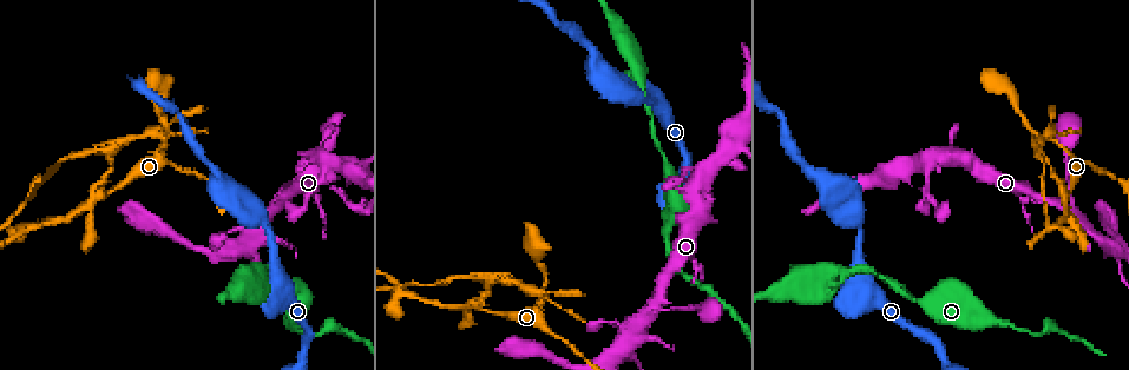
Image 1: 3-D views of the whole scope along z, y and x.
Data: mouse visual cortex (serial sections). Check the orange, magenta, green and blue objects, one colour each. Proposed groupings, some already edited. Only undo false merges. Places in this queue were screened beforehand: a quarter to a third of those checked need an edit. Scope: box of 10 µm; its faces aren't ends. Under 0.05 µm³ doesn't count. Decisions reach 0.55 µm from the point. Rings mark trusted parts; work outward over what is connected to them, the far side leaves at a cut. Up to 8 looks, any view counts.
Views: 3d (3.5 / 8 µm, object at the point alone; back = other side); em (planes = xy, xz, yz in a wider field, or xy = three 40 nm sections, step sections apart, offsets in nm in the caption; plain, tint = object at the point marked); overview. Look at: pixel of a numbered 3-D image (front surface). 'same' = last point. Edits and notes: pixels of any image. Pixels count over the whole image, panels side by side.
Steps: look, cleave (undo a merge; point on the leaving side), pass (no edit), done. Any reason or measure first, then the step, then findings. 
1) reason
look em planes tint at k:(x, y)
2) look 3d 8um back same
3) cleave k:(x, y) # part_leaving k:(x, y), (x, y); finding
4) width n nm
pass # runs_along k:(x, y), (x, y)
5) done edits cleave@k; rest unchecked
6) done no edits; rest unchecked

thick turns thin
look 3d 3.5um at 1:(994, 322)

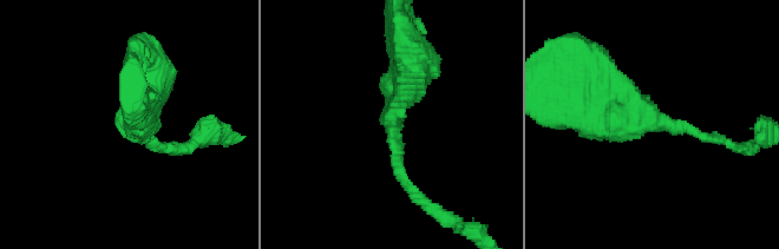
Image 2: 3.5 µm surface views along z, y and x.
arm_widths 150, 450 nm; now the EM
look em planes tint at 2:(659, 122)

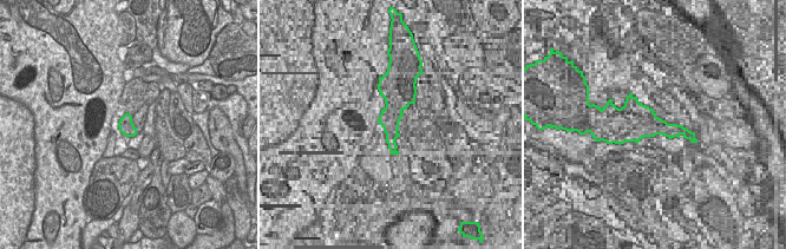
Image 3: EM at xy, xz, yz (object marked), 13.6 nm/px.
pass # runs_along 2:(570, 103), (725, 138); all the same cell

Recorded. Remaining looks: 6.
four arms meet
look 3d 8um at 1:(271, 211)

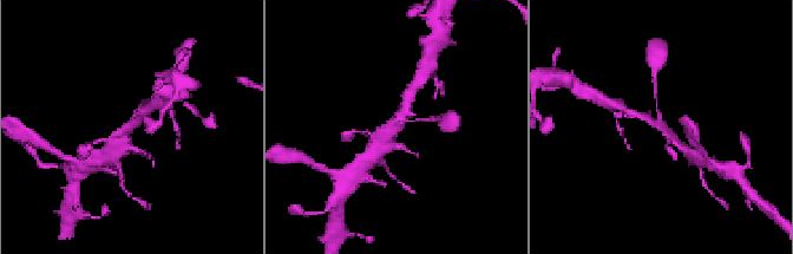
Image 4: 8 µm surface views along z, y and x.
zoom in
look 3d 3.5um back same

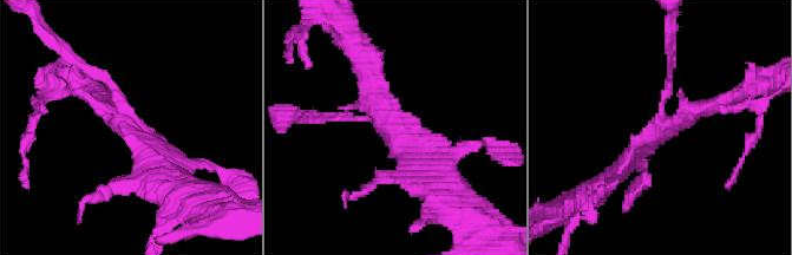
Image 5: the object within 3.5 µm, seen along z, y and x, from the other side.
pass # runs_along 5:(722, 100), (661, 126), (613, 174); continuous, no second cell

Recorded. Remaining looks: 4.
a narrow waist
look 3d 3.5um at 1:(491, 312)

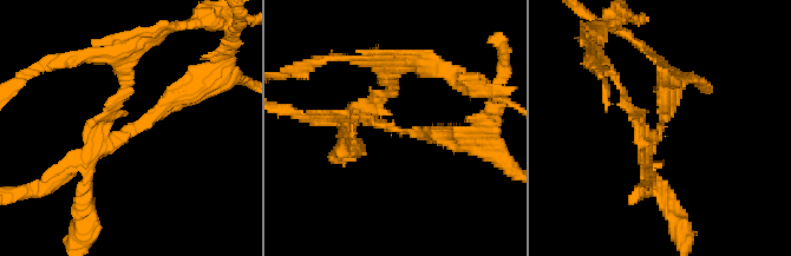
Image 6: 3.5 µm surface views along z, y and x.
look em xy step 2 tint at 6:(658, 127)

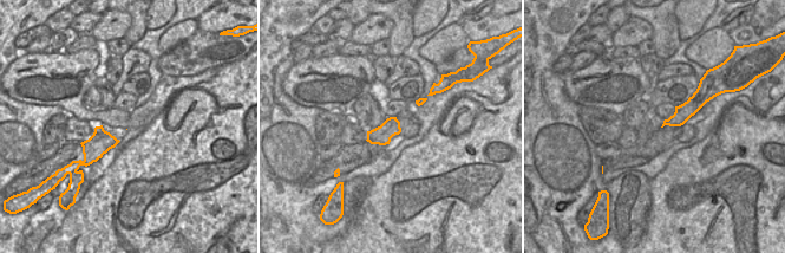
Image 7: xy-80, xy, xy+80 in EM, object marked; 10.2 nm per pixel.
cleave 6:(450, 77) # two cells meet here

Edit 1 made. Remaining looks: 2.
done edits cleave@6; rest unchecked

